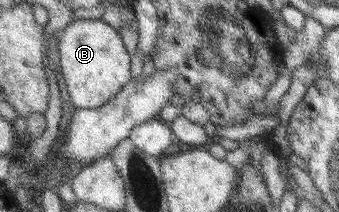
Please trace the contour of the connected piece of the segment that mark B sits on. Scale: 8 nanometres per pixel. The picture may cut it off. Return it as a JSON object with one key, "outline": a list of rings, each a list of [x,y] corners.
{"outline":[[[75,19],[61,31],[58,51],[66,91],[76,109],[97,109],[131,81],[131,53],[123,37],[102,19]]]}

